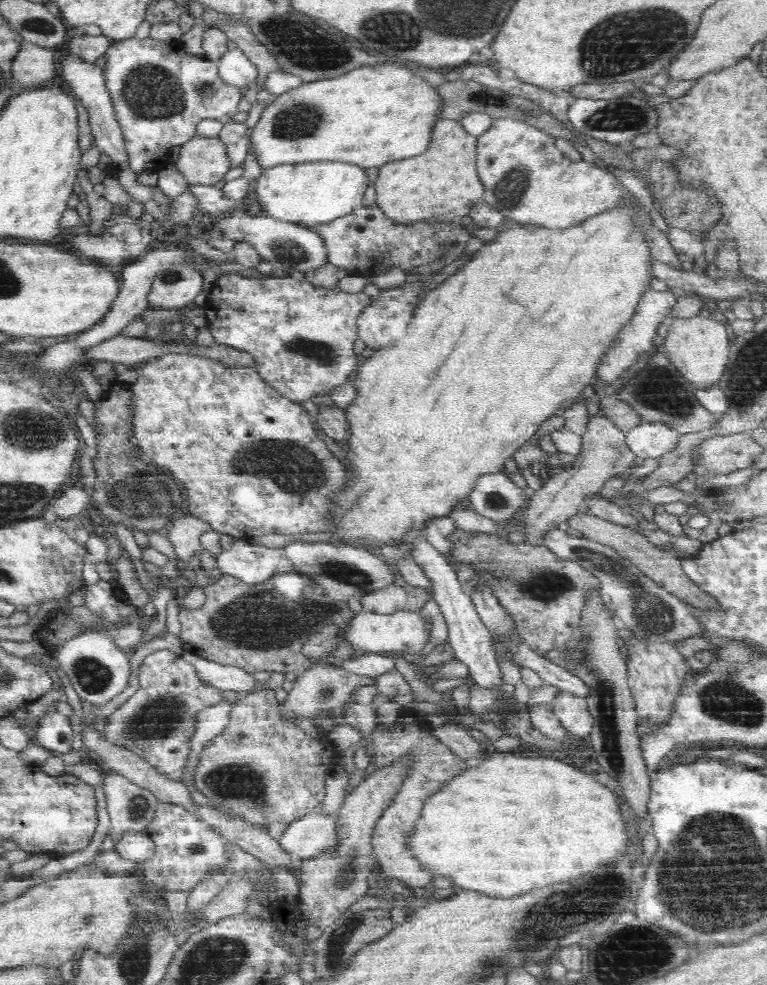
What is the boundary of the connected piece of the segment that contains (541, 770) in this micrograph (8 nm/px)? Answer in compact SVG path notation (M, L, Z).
M493 752L493 754L483 757L483 762L476 768L467 768L456 777L456 780L448 781L444 785L444 790L439 790L428 797L420 816L419 820L416 821L416 828L410 834L410 840L406 842L411 854L415 855L415 858L422 862L423 866L431 870L434 876L450 878L454 887L458 886L464 891L483 892L488 896L498 898L512 898L516 894L524 894L526 890L544 888L544 886L554 884L554 882L566 882L566 880L578 878L586 872L592 872L592 870L600 868L602 864L612 864L614 858L618 858L620 854L624 854L628 850L628 832L624 830L624 820L618 812L618 800L614 798L614 794L610 794L592 776L580 772L578 768L572 768L570 764L566 764L563 760L554 760L554 756L528 758L528 756L518 756L518 754L512 752Z

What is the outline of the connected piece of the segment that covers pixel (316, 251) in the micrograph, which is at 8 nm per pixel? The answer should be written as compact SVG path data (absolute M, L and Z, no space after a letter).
M238 210L230 211L226 214L215 215L204 220L194 216L186 229L193 229L198 234L214 234L216 236L224 235L234 242L244 241L254 245L254 250L258 251L260 258L268 261L275 272L281 274L292 274L292 272L310 272L320 268L322 264L328 262L328 249L324 239L308 229L304 225L297 225L293 222L284 222L270 218L256 210Z

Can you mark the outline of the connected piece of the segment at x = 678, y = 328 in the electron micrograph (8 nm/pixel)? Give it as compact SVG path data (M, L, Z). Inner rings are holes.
M703 317L674 318L669 326L667 337L663 342L666 355L678 372L690 381L696 389L707 389L720 380L729 361L729 350L732 343L728 332L718 320Z

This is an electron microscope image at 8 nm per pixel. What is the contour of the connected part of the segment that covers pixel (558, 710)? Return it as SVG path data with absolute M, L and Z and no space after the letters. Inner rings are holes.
M562 691L548 703L562 726L576 738L588 736L593 727L593 718L585 698Z

